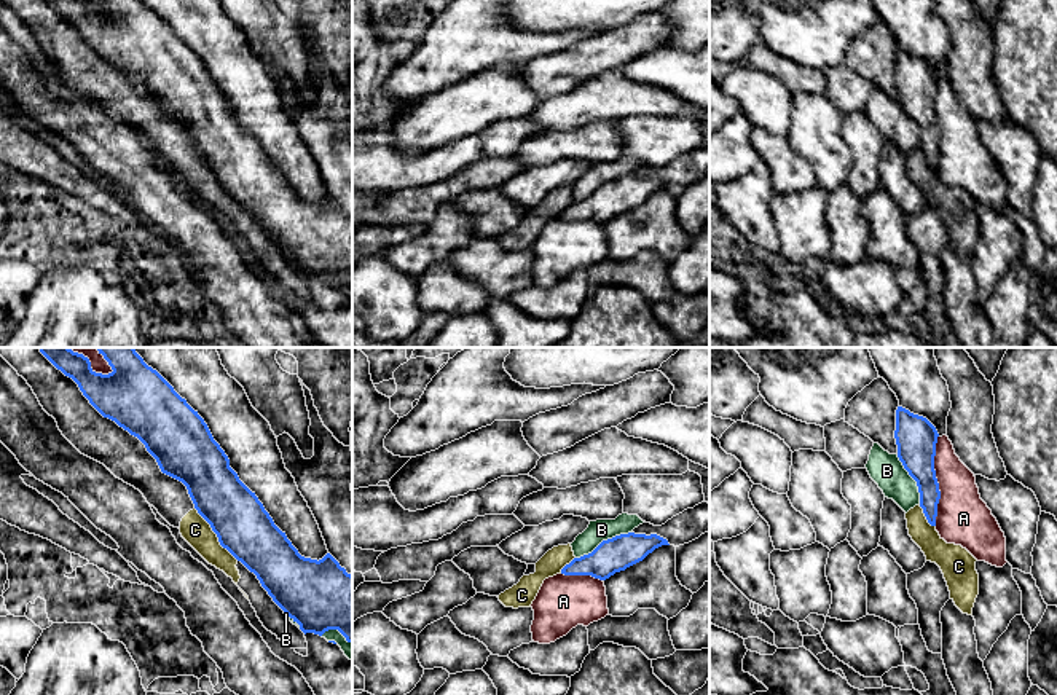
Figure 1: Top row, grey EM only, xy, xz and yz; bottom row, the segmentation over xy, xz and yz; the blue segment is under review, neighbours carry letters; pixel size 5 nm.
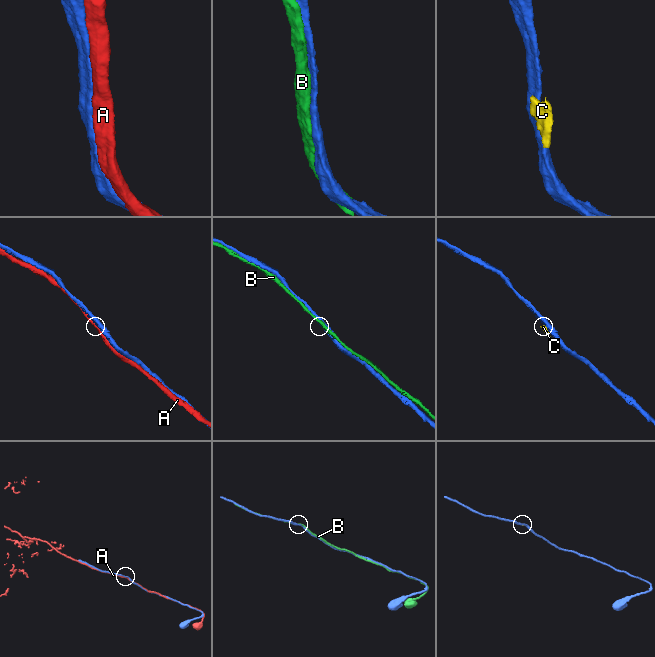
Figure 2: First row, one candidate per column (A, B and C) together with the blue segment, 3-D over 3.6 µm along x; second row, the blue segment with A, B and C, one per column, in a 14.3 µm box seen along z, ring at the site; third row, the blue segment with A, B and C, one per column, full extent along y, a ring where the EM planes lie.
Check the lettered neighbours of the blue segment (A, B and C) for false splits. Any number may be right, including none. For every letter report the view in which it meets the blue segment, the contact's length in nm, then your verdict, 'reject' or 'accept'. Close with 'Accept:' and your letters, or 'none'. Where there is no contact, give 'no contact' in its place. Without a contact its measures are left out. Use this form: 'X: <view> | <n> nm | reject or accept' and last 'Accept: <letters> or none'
A: yz | 460 nm | reject
B: xz | 320 nm | reject
C: xy | 340 nm | reject
Accept: none

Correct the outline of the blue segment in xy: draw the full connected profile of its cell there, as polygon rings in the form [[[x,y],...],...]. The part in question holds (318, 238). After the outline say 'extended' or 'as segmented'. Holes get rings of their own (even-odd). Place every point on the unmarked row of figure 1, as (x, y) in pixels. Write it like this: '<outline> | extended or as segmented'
[[[88,0],[46,2],[78,27],[104,61],[137,80],[163,116],[187,129],[195,151],[210,167],[220,188],[257,218],[273,244],[305,277],[322,279],[328,273],[338,273],[352,285],[352,218],[330,196],[319,204],[298,196],[255,135],[230,110],[228,99],[204,62],[156,13],[142,0],[104,0],[113,13],[108,18],[96,16]]] | as segmented

